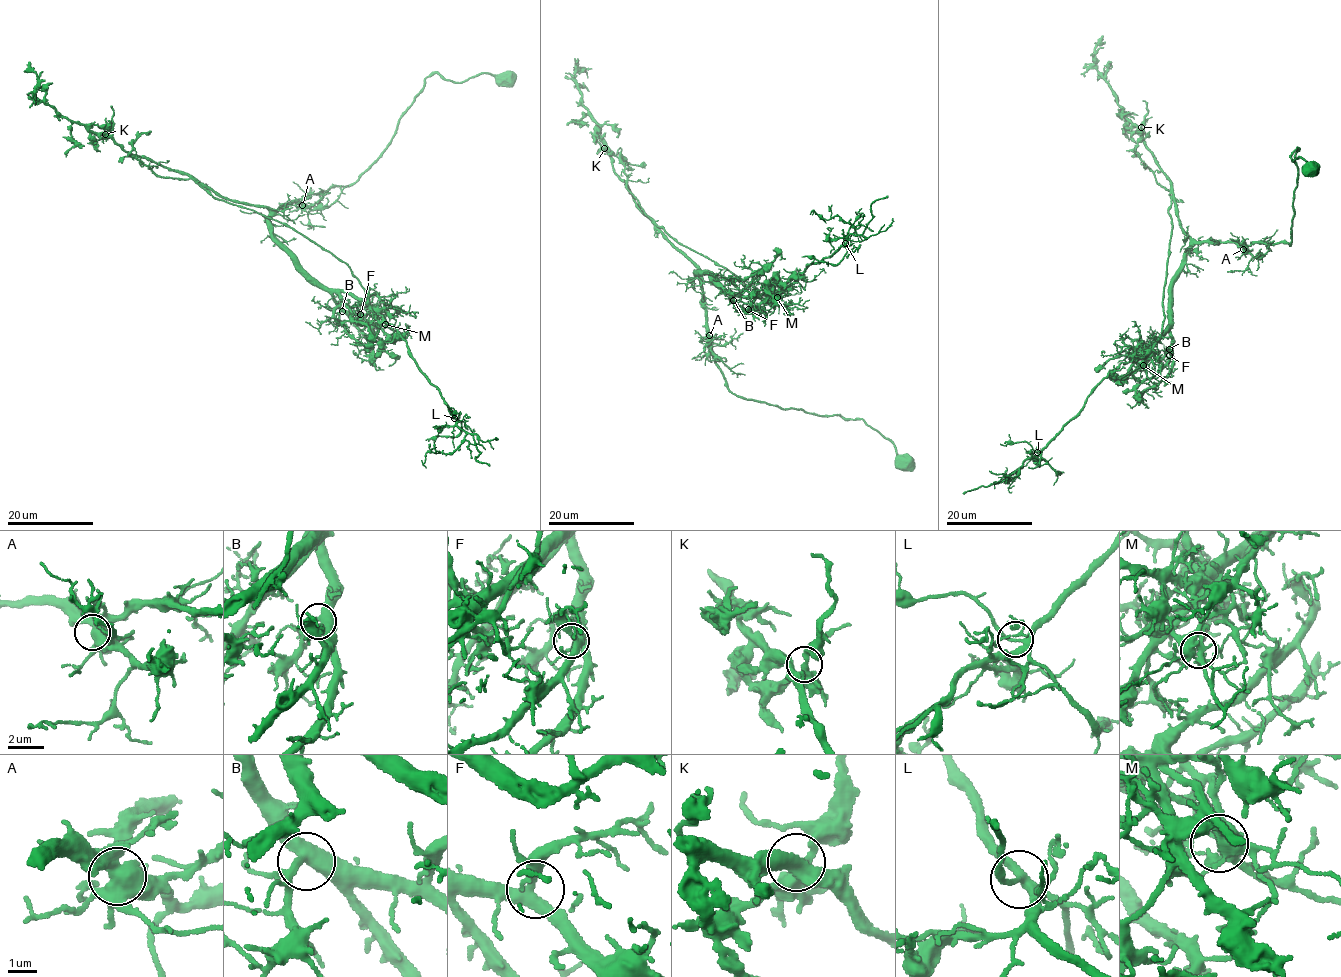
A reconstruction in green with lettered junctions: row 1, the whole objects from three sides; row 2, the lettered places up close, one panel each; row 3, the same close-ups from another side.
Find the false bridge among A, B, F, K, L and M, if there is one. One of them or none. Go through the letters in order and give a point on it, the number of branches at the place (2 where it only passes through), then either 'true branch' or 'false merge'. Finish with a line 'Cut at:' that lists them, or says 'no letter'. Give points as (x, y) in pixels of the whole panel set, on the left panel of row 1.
A: (302, 205) | 6 | true branch
B: (342, 311) | 4 | true branch
F: (360, 314) | 4 | true branch
K: (105, 134) | 4 | true branch
L: (454, 418) | 4 | true branch
M: (385, 324) | 7 | false merge
Cut at: M

